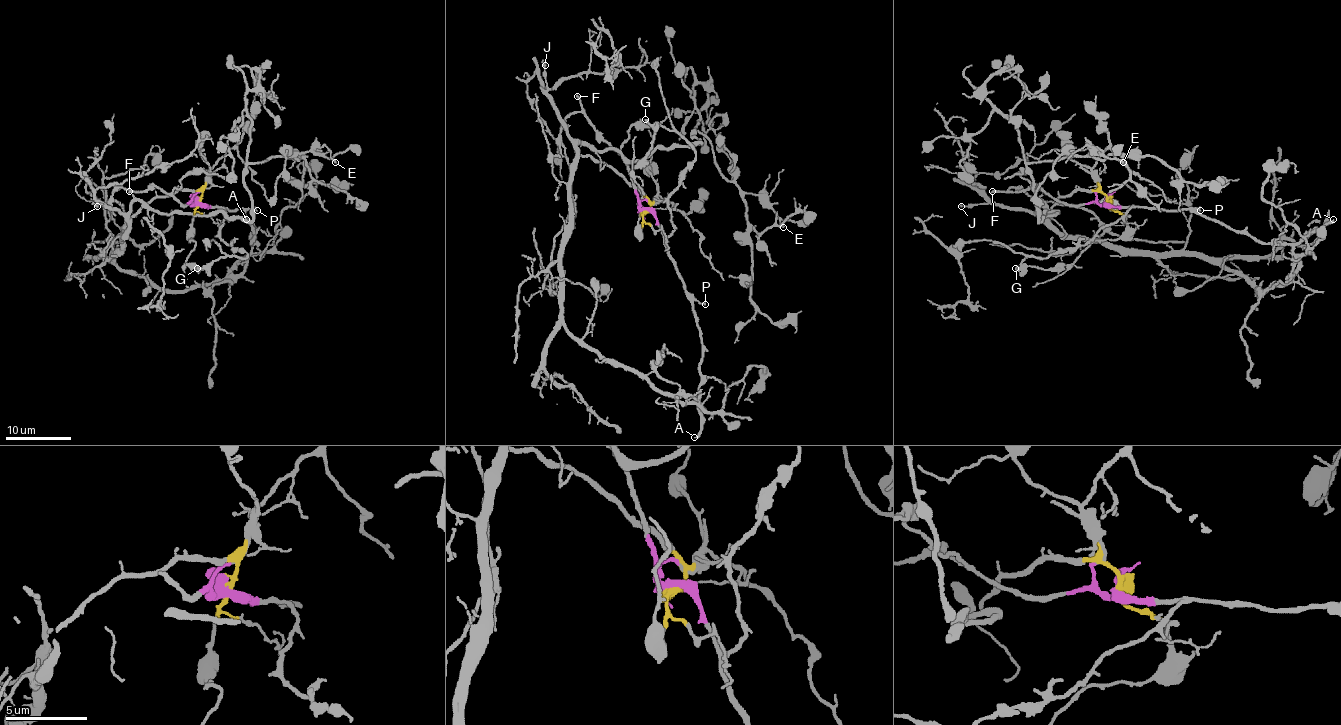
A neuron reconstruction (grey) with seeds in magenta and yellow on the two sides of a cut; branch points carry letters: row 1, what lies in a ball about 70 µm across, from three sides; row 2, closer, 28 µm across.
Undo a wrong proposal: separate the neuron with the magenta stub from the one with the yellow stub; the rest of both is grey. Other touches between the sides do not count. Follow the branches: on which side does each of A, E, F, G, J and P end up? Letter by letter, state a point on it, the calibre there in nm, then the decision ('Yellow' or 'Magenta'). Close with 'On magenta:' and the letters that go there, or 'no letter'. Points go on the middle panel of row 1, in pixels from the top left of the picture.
A: Place: (694, 437). Thickness 240 nm. Magenta
E: Place: (783, 227). Thickness 240 nm. Yellow
F: Place: (577, 96). Thickness 200 nm. Magenta
G: Place: (645, 119). Thickness 220 nm. Magenta
J: Place: (545, 65). Thickness 140 nm. Yellow
P: Place: (705, 304). Thickness 180 nm. Magenta
On magenta: A, F, G, P

